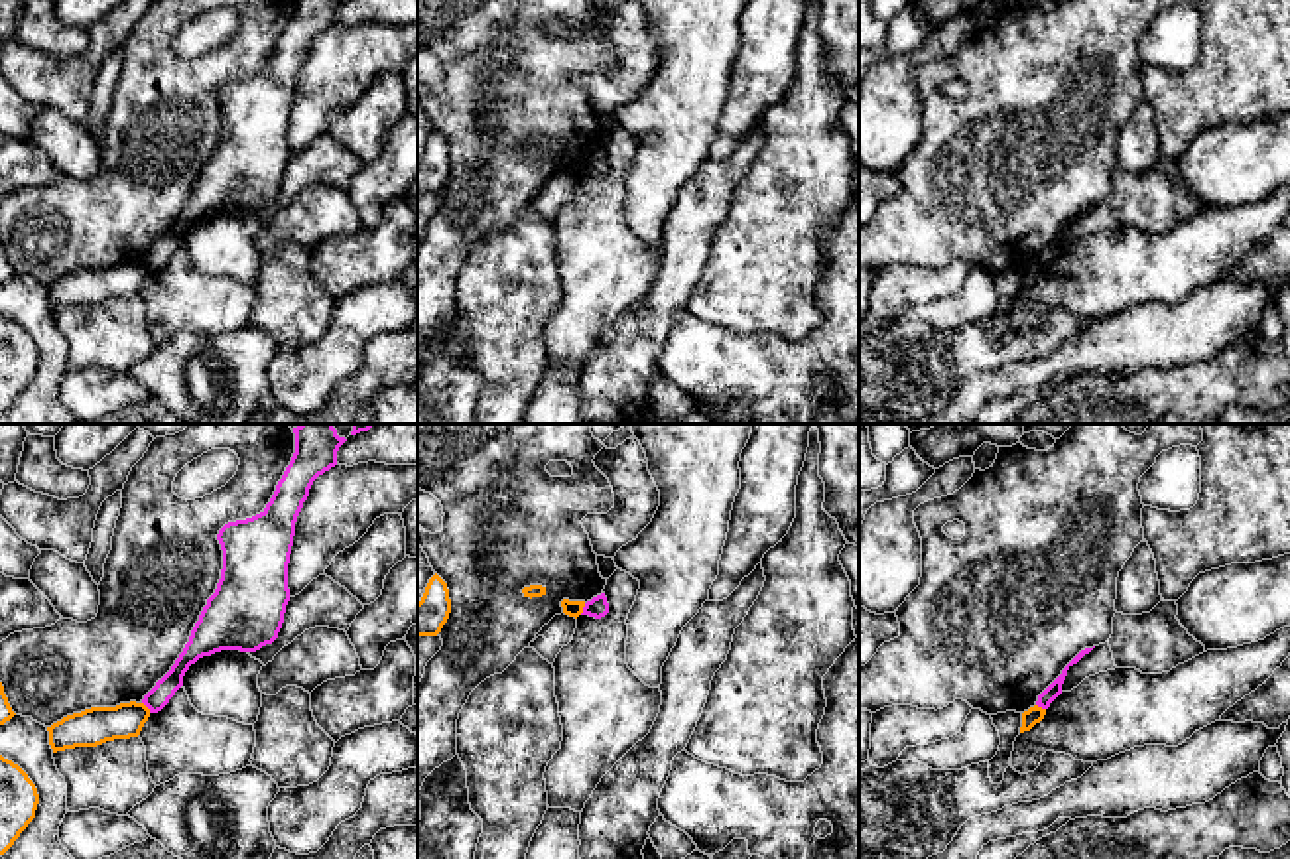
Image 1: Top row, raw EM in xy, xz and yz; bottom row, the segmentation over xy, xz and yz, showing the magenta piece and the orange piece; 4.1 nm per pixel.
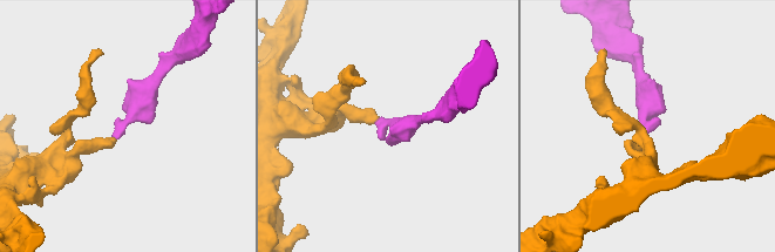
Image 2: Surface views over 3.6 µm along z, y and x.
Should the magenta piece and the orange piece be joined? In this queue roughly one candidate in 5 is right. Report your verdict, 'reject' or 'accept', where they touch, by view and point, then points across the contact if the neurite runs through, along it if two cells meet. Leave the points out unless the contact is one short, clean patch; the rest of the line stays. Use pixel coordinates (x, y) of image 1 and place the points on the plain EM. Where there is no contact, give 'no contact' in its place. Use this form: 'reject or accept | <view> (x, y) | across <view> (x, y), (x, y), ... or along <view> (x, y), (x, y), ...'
reject | xz (583, 168) | along xz (585, 162), (580, 172)

